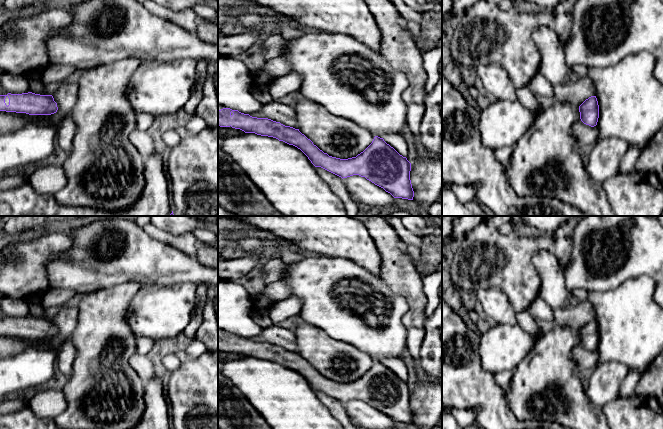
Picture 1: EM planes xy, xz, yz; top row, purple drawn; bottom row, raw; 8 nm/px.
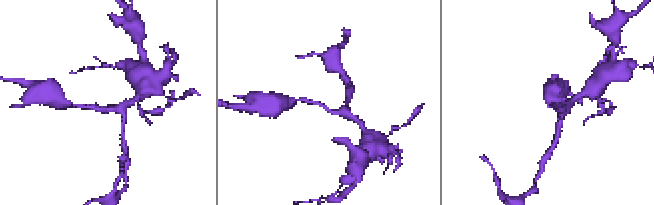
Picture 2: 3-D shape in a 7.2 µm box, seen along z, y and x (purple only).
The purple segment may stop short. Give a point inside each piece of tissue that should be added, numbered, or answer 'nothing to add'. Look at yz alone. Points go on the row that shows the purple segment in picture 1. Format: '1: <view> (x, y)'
nothing to add

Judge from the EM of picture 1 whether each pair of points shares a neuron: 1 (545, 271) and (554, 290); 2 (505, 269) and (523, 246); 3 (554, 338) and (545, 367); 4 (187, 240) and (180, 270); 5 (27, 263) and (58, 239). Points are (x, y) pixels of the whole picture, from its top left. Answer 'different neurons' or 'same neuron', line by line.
1: same neuron
2: same neuron
3: same neuron
4: different neurons
5: same neuron

